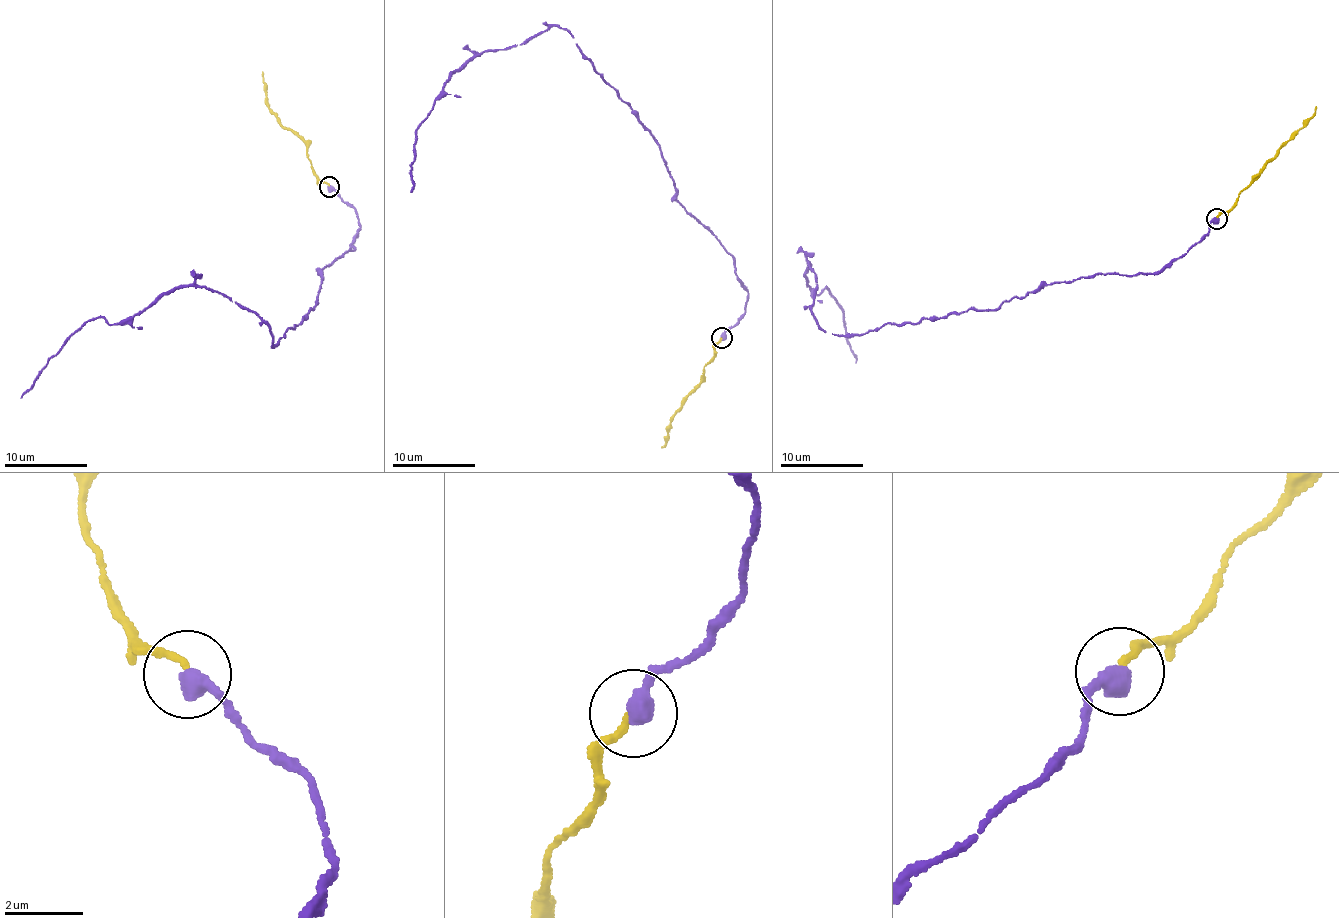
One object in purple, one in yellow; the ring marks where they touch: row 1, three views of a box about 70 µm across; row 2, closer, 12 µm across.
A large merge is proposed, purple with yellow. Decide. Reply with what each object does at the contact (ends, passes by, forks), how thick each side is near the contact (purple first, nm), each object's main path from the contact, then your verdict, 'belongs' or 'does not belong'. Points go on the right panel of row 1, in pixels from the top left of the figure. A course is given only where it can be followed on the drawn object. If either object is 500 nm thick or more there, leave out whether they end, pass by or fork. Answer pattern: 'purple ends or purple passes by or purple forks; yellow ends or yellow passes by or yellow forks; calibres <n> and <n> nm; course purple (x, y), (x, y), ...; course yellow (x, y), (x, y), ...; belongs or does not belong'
calibres 500 and 160 nm; course purple (1217, 218), (1154, 274), (1054, 281), (864, 334), (817, 323), (807, 263), (856, 362); course yellow (1217, 218), (1314, 114), (1316, 106); belongs

